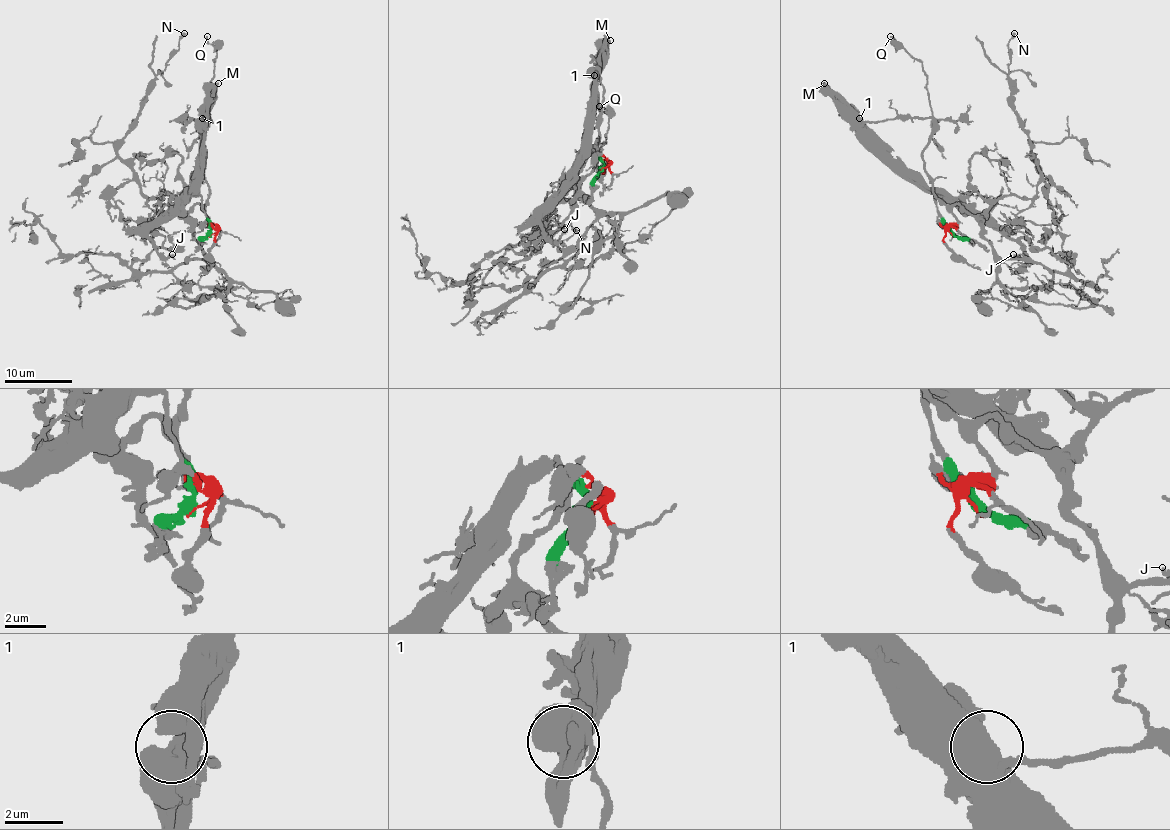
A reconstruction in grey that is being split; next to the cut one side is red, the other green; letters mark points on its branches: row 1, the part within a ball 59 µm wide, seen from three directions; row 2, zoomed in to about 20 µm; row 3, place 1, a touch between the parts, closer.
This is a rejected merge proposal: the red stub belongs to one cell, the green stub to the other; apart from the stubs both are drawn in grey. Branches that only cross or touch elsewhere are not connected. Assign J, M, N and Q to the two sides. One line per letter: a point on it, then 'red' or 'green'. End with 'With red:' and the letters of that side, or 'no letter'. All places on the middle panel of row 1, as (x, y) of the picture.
J: place (564, 229); green
M: place (610, 40); green
N: place (576, 230); red
Q: place (599, 106); red
With red: N, Q

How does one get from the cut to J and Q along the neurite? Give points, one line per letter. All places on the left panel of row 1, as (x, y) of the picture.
J: (210, 235), (202, 198), (193, 196), (180, 209), (168, 211), (148, 233), (158, 252), (164, 257), (173, 253)
Q: (210, 235), (215, 226), (205, 211), (208, 184), (203, 117), (210, 103), (217, 47), (207, 36)

